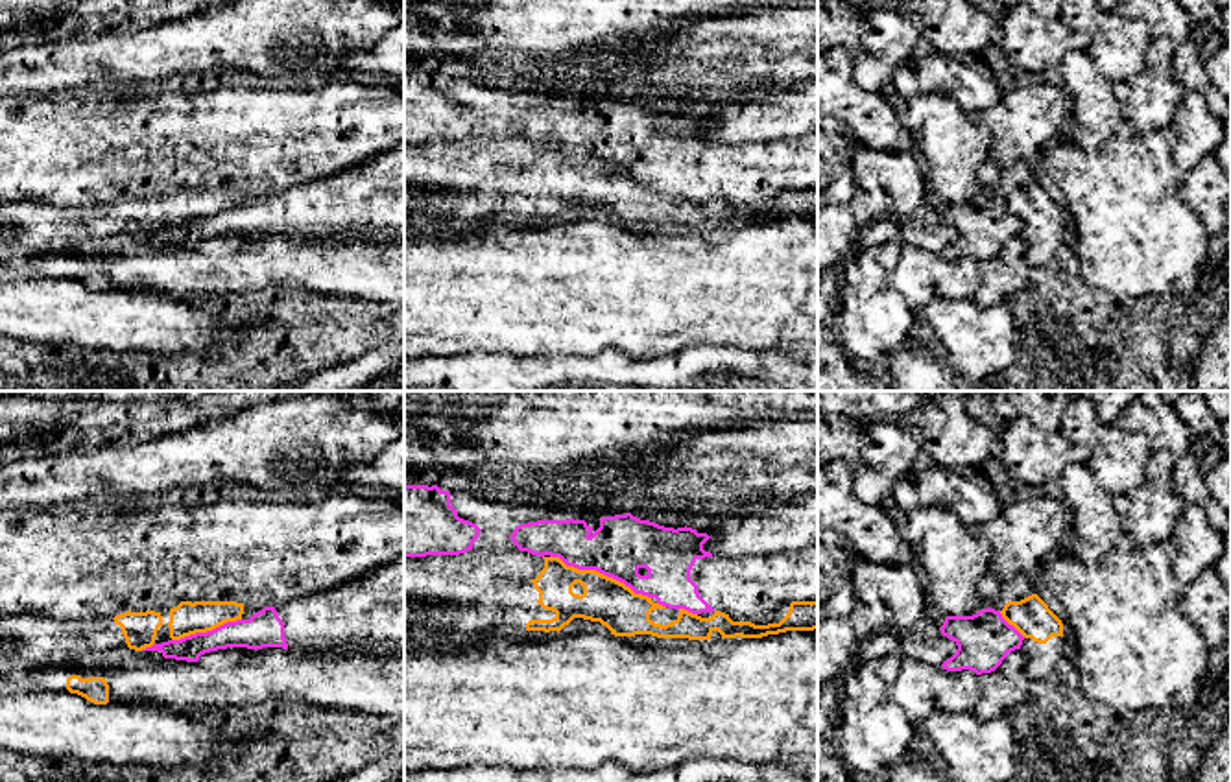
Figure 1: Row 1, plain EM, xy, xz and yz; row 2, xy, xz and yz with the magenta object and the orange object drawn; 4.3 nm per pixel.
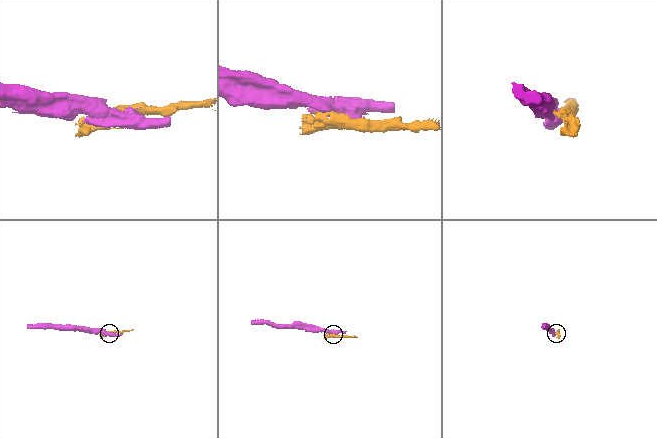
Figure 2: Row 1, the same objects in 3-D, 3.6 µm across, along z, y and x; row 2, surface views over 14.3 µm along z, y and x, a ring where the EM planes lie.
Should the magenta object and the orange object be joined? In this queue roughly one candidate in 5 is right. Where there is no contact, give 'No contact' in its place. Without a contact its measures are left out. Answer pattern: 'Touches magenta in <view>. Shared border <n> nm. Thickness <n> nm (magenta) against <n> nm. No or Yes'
Touches magenta in xz. Shared border 480 nm. Thickness 260 nm (magenta) against 200 nm. No

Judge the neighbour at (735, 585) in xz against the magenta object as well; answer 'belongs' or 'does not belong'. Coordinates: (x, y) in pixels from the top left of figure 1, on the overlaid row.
belongs

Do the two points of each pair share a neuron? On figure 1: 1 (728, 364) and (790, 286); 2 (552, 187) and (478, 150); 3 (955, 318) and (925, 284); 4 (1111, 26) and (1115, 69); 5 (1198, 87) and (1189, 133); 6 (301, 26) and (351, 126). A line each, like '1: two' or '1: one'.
1: two
2: one
3: two
4: one
5: one
6: two

